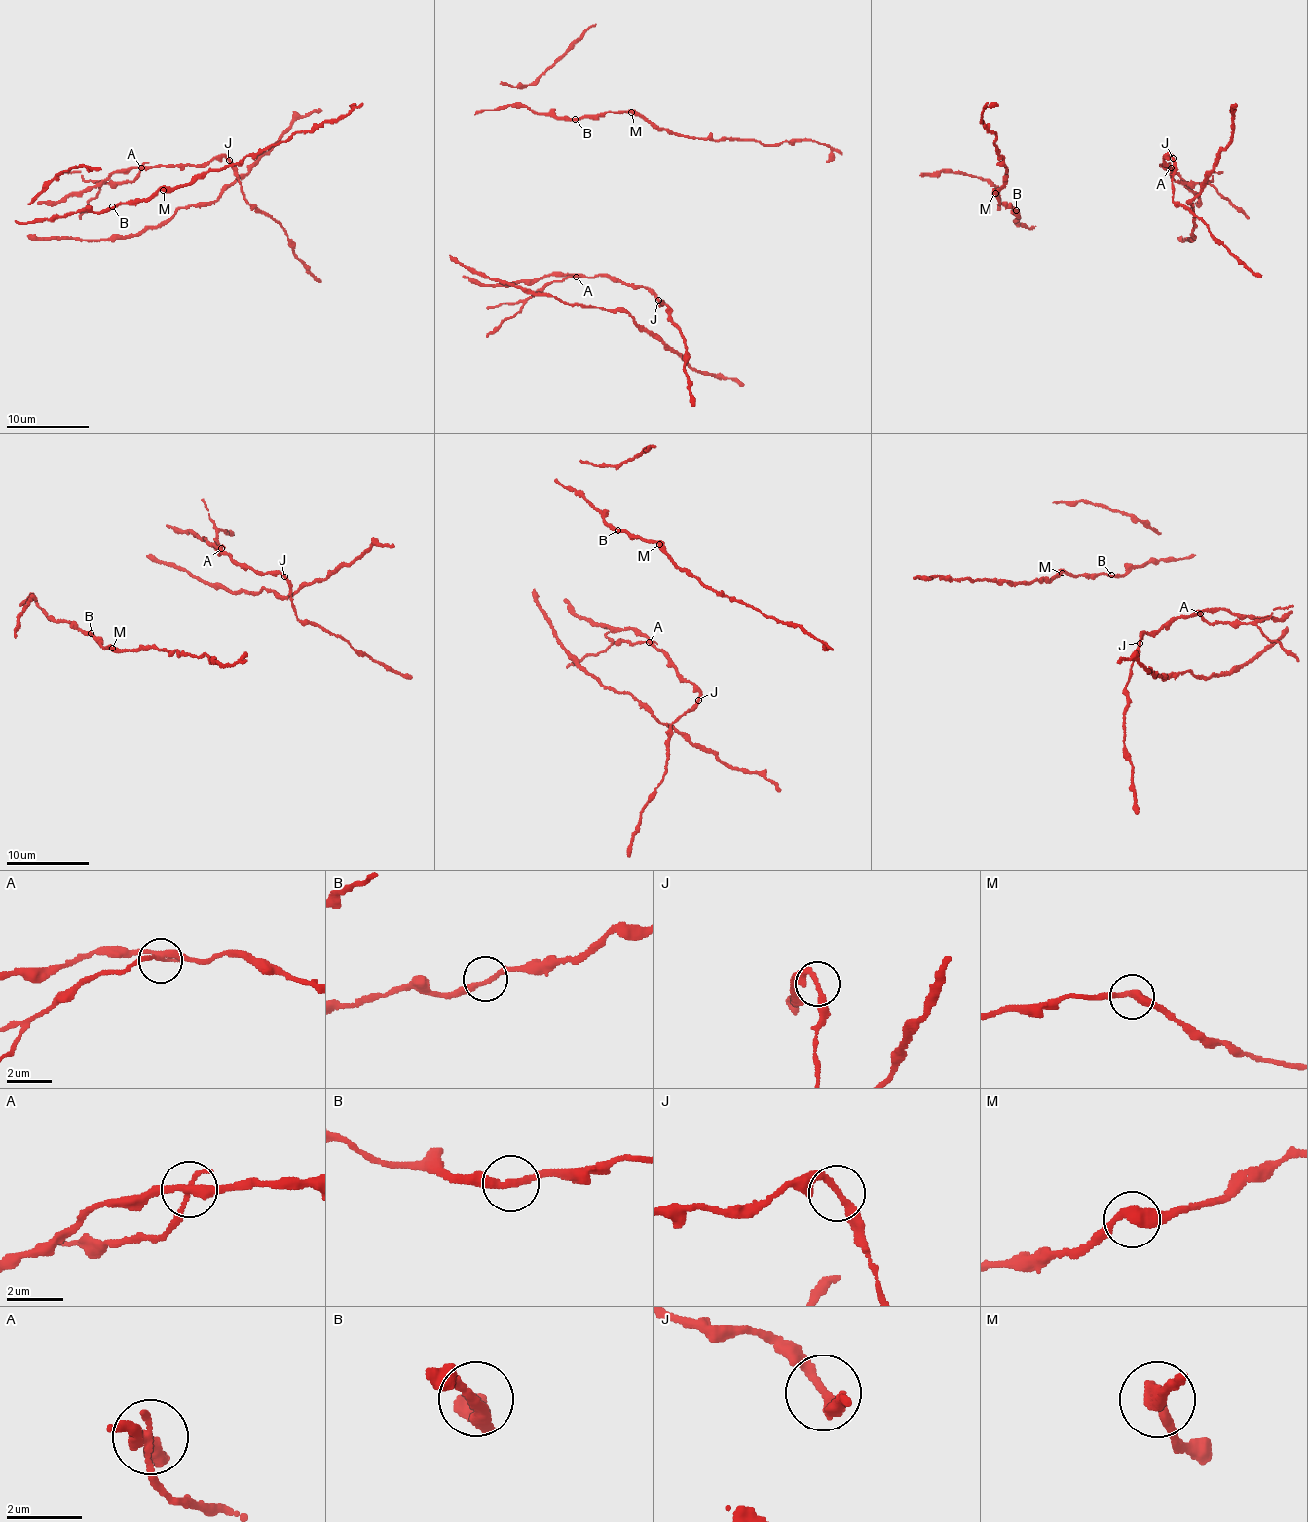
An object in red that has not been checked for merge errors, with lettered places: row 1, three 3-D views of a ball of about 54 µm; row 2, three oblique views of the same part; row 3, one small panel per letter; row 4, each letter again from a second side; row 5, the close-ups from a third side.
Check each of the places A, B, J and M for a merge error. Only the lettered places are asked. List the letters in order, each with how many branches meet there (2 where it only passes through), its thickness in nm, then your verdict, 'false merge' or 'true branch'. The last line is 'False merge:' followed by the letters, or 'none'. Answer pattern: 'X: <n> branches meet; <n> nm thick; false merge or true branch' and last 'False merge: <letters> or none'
A: 3 branches meet; 240 nm thick; false merge
B: 2 branches meet; 240 nm thick; true branch
J: 2 branches meet; 220 nm thick; true branch
M: 2 branches meet; 380 nm thick; true branch
False merge: A

